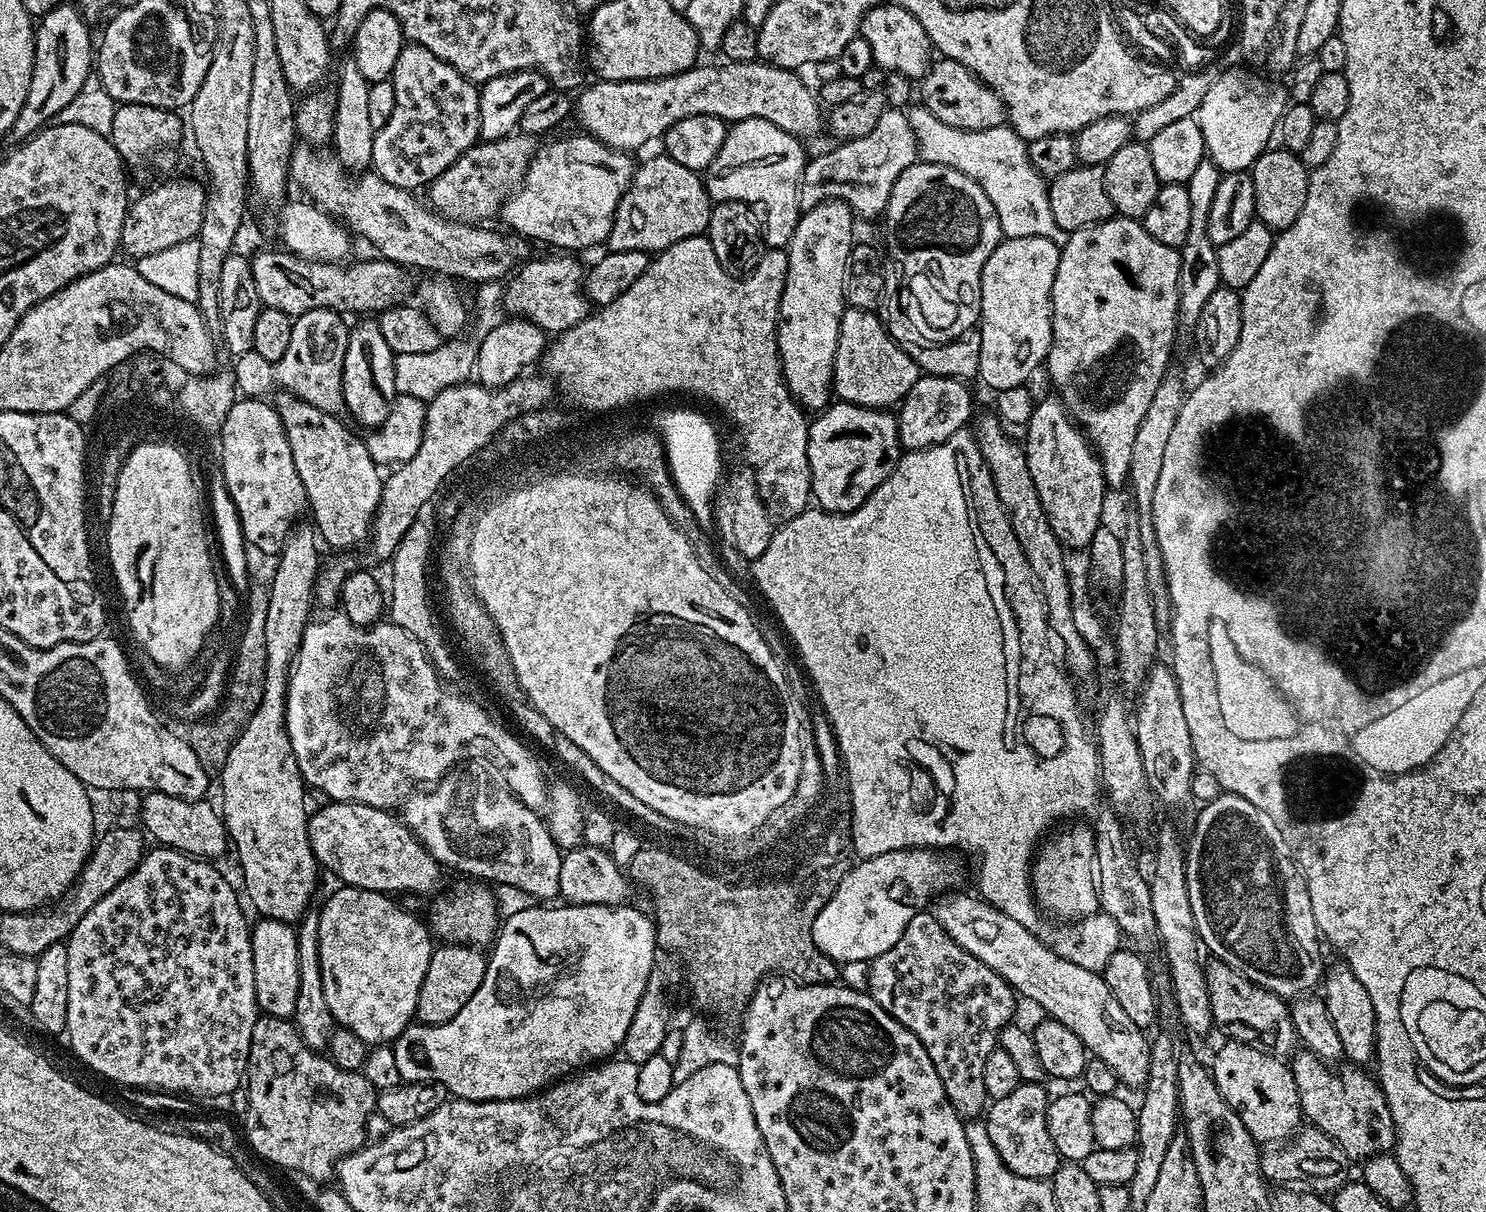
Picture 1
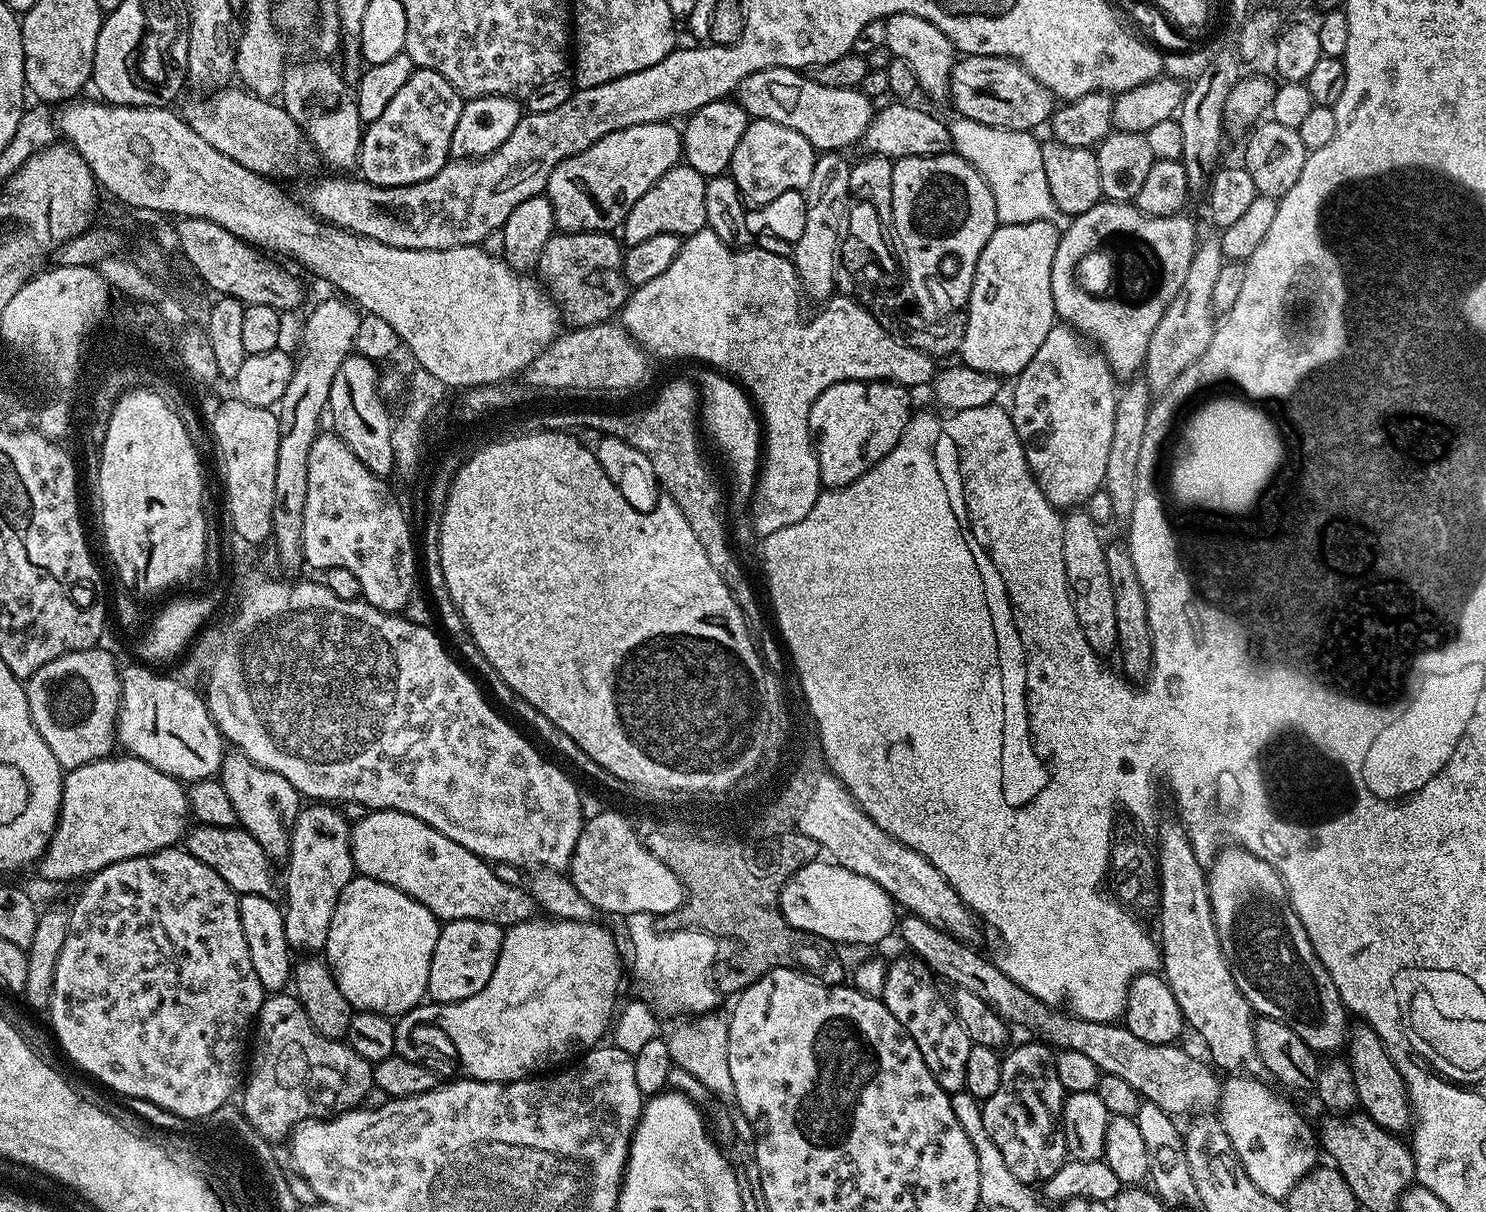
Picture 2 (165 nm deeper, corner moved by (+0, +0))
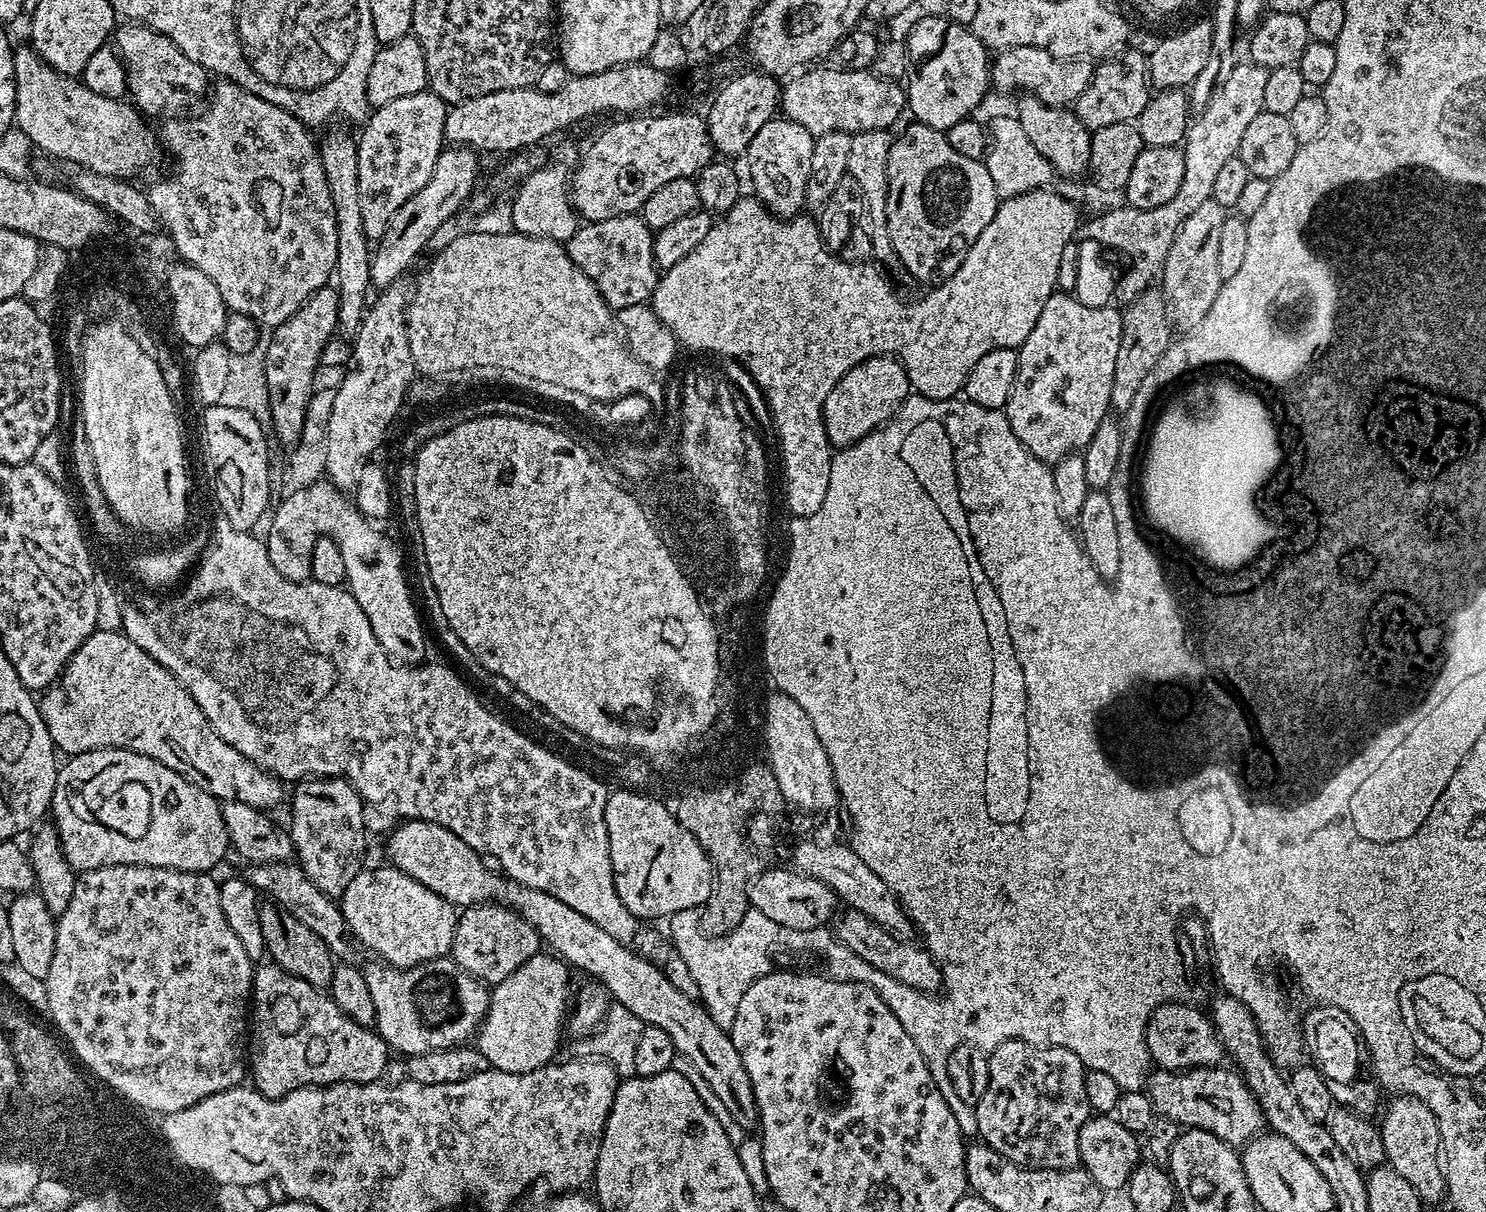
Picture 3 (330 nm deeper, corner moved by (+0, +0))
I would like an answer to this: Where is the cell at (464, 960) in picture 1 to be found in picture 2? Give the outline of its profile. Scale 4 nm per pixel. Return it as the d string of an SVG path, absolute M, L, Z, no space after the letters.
M470 918L447 921L438 934L438 946L434 946L427 999L433 1004L457 1004L466 998L474 998L474 994L478 994L478 990L490 982L490 974L494 974L504 933L505 929L494 922Z

